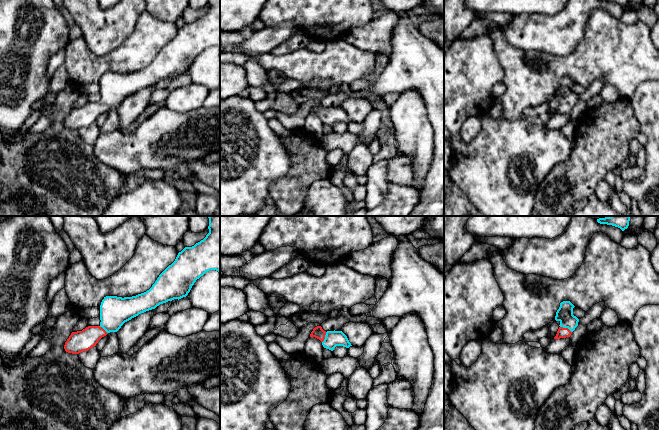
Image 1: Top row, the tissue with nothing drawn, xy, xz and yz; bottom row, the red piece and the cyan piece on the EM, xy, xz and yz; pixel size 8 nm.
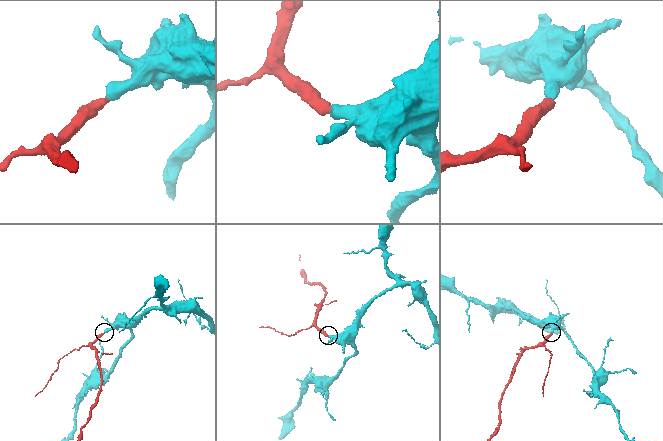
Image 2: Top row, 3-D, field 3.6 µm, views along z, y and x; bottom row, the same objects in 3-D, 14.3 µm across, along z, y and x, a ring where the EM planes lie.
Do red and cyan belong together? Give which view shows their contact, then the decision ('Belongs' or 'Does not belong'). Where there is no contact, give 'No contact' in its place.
Touches red in yz. Belongs

